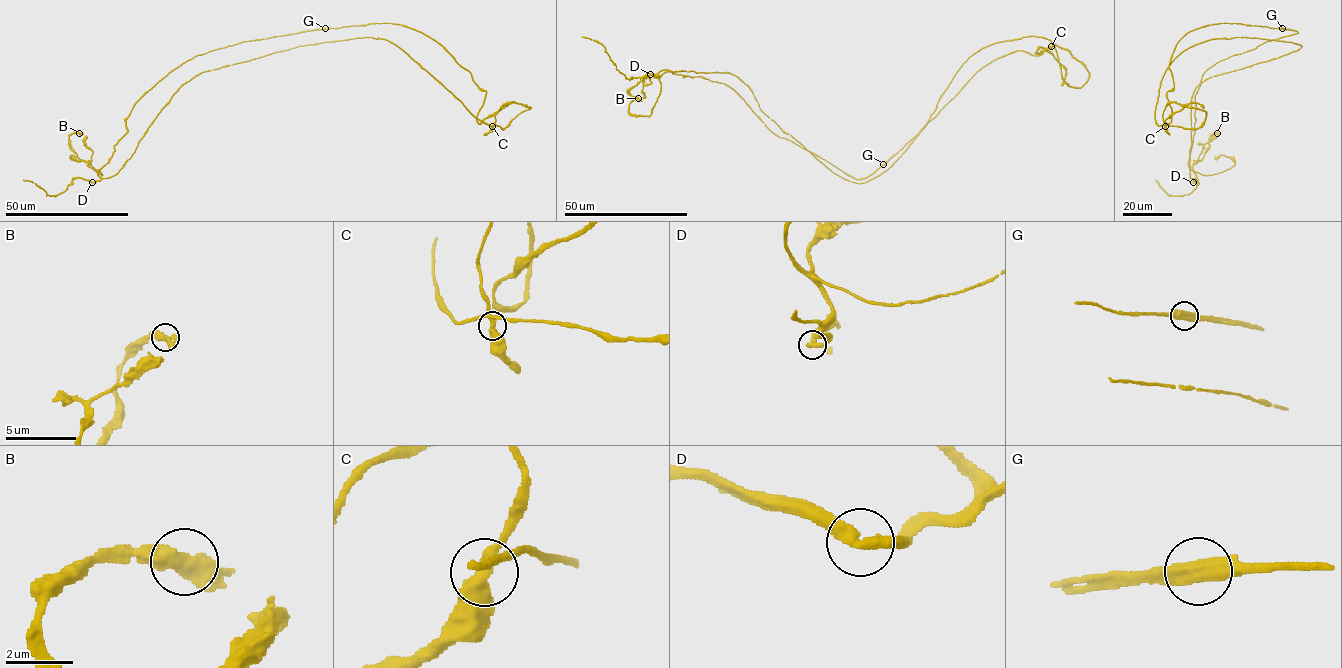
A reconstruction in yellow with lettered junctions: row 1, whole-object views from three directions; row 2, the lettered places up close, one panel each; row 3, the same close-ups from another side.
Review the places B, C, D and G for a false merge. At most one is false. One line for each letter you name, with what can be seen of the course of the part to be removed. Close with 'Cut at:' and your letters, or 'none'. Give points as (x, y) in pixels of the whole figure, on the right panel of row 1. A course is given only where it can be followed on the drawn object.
G: course (1282, 28), (1298, 33)
Cut at: G

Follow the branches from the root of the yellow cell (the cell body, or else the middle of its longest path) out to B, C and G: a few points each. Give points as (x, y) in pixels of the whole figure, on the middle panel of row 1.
B: (658, 77), (646, 73), (627, 91), (638, 98)
C: (658, 77), (736, 76), (782, 130), (862, 183), (902, 154), (974, 54), (1028, 36), (1051, 46)
G: (658, 77), (660, 71), (666, 70), (726, 84), (773, 133), (856, 179), (868, 177), (883, 164)

